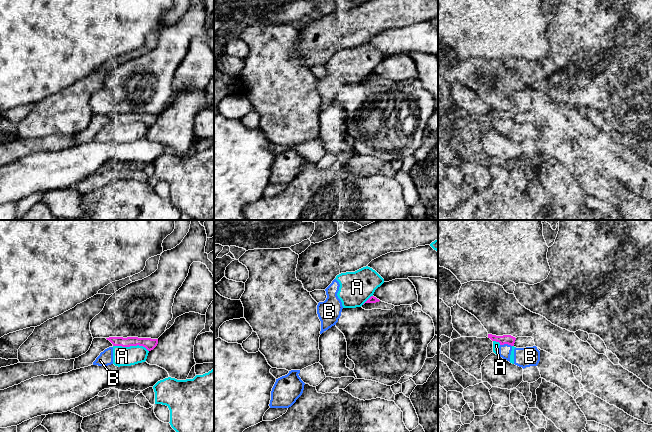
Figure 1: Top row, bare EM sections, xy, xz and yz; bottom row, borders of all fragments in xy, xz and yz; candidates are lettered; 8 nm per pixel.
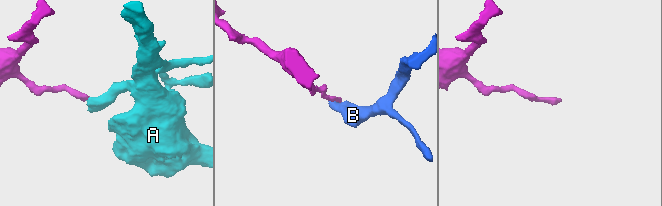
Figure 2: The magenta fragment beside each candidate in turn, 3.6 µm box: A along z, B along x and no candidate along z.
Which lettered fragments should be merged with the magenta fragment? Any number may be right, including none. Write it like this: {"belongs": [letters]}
{"belongs": []}

